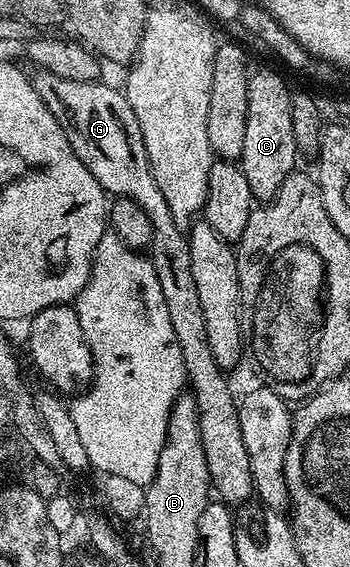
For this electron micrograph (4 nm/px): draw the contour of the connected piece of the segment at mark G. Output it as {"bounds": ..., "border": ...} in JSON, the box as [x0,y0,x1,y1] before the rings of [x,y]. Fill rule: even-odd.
{"bounds":[29,69,253,505],"border":[[[34,69],[29,72],[30,83],[36,93],[48,105],[52,117],[64,129],[64,137],[68,145],[84,161],[88,173],[96,177],[103,191],[110,197],[121,197],[136,201],[144,213],[148,213],[148,221],[152,225],[152,237],[148,248],[148,258],[152,269],[156,269],[156,277],[160,277],[160,290],[164,292],[164,301],[168,304],[168,317],[172,321],[172,333],[176,333],[176,341],[180,345],[180,357],[184,357],[184,369],[188,380],[189,390],[198,406],[198,428],[200,441],[204,445],[205,463],[208,465],[210,479],[217,496],[228,505],[244,502],[253,496],[253,479],[251,477],[251,462],[248,461],[248,449],[244,449],[244,437],[240,433],[240,417],[236,394],[230,388],[227,376],[221,367],[216,365],[216,357],[212,357],[212,348],[208,345],[208,329],[204,325],[204,308],[200,305],[200,297],[196,290],[196,280],[192,277],[192,253],[187,232],[176,225],[172,217],[172,209],[168,209],[168,201],[164,201],[164,193],[160,193],[160,185],[152,177],[152,169],[148,161],[148,153],[144,145],[144,137],[140,133],[140,121],[136,121],[136,113],[132,113],[132,105],[128,105],[125,94],[114,87],[109,87],[103,81],[72,81],[60,77],[51,71]]]}

